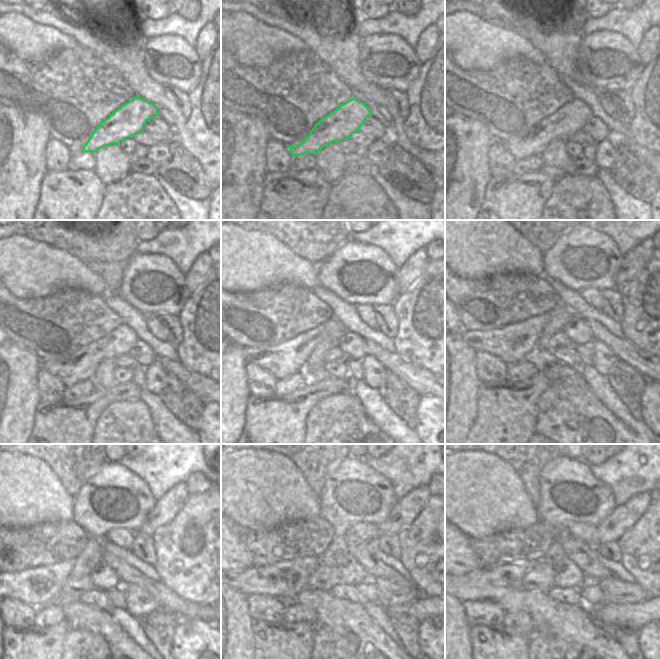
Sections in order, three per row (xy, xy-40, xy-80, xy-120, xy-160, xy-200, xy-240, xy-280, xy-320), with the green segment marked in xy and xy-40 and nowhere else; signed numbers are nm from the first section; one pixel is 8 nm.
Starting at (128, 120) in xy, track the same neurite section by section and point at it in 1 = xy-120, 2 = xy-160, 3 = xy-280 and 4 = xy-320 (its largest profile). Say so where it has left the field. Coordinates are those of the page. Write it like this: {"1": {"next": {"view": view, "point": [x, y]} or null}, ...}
{"1": {"next": {"view": "xy-120", "point": [81, 366]}}, "2": {"next": {"view": "xy-160", "point": [305, 366]}}, "3": {"next": {"view": "xy-280", "point": [284, 580]}}, "4": {"next": {"view": "xy-320", "point": [482, 583]}}}

